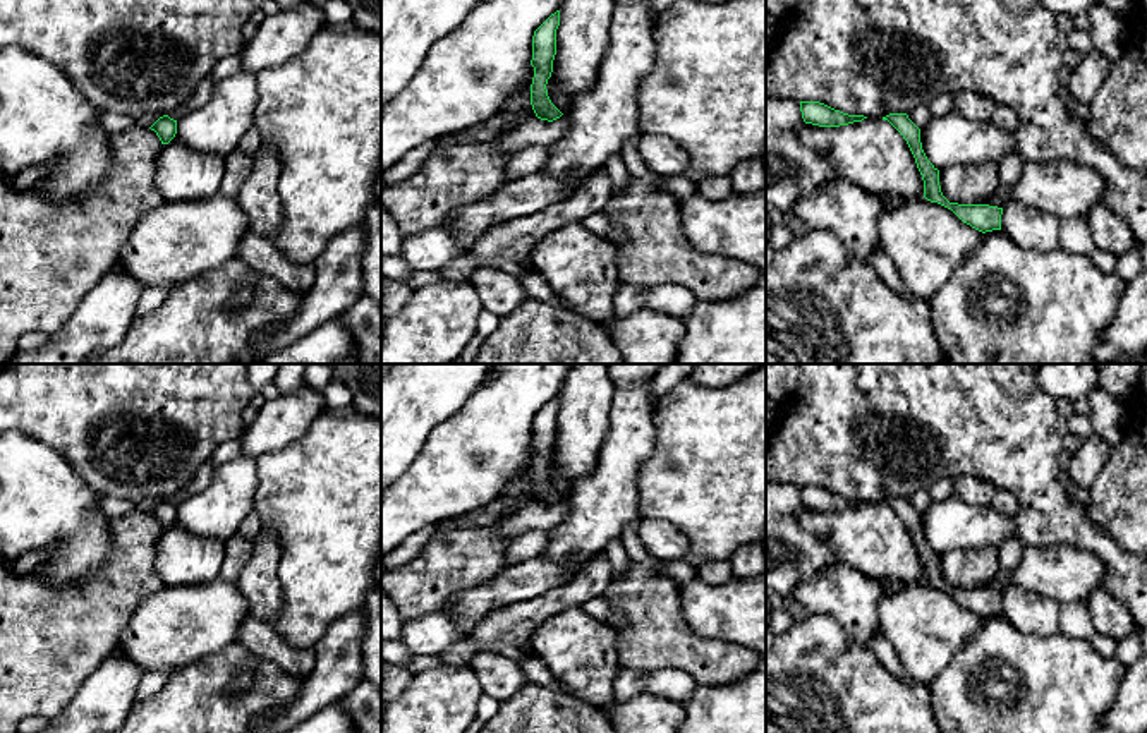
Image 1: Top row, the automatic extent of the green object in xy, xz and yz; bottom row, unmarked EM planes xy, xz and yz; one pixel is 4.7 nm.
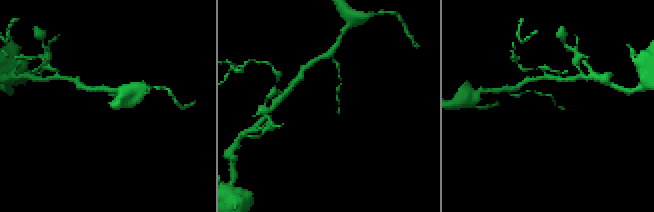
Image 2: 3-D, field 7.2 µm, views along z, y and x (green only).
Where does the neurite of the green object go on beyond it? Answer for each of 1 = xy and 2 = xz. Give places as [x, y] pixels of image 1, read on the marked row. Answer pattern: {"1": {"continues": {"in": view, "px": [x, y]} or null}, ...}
{"1": {"continues": null}, "2": {"continues": null}}

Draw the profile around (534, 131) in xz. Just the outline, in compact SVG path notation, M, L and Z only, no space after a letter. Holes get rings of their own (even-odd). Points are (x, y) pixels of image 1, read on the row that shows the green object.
M565 115L553 122L529 118L513 127L508 134L498 136L493 141L493 148L496 151L515 153L532 144L551 146L567 134L568 127L570 122Z

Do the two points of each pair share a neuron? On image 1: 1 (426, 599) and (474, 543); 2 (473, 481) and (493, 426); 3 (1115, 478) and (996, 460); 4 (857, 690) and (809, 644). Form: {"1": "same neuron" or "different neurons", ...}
{"1": "same neuron", "2": "same neuron", "3": "different neurons", "4": "same neuron"}

